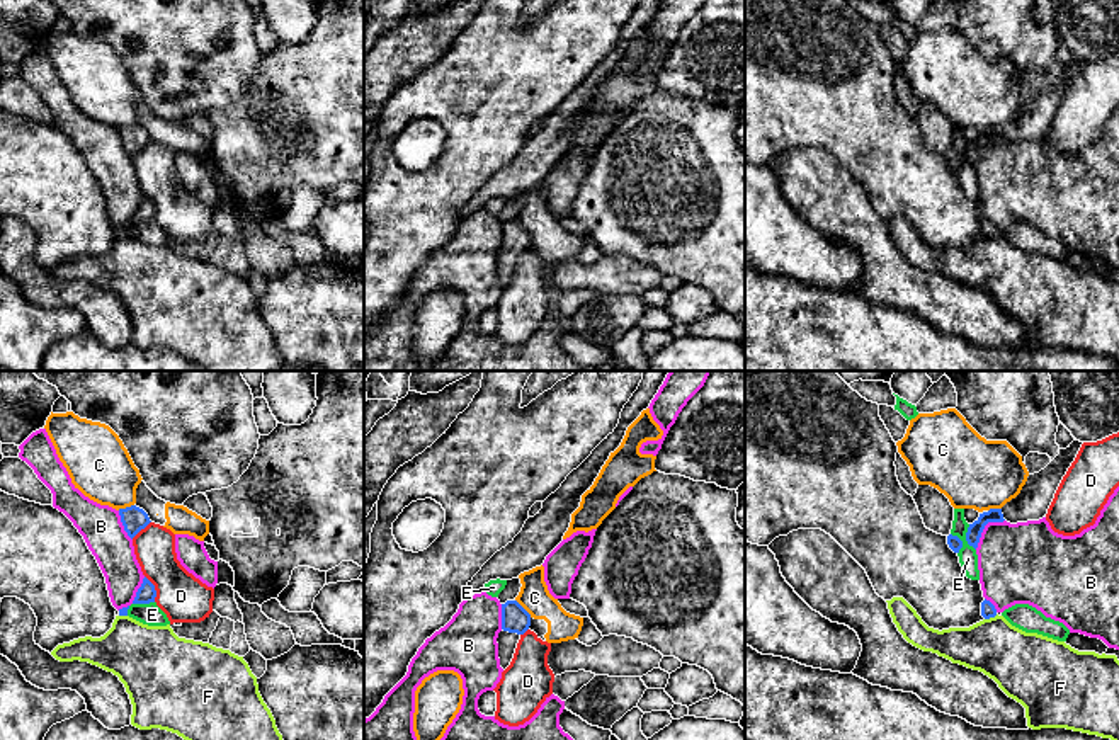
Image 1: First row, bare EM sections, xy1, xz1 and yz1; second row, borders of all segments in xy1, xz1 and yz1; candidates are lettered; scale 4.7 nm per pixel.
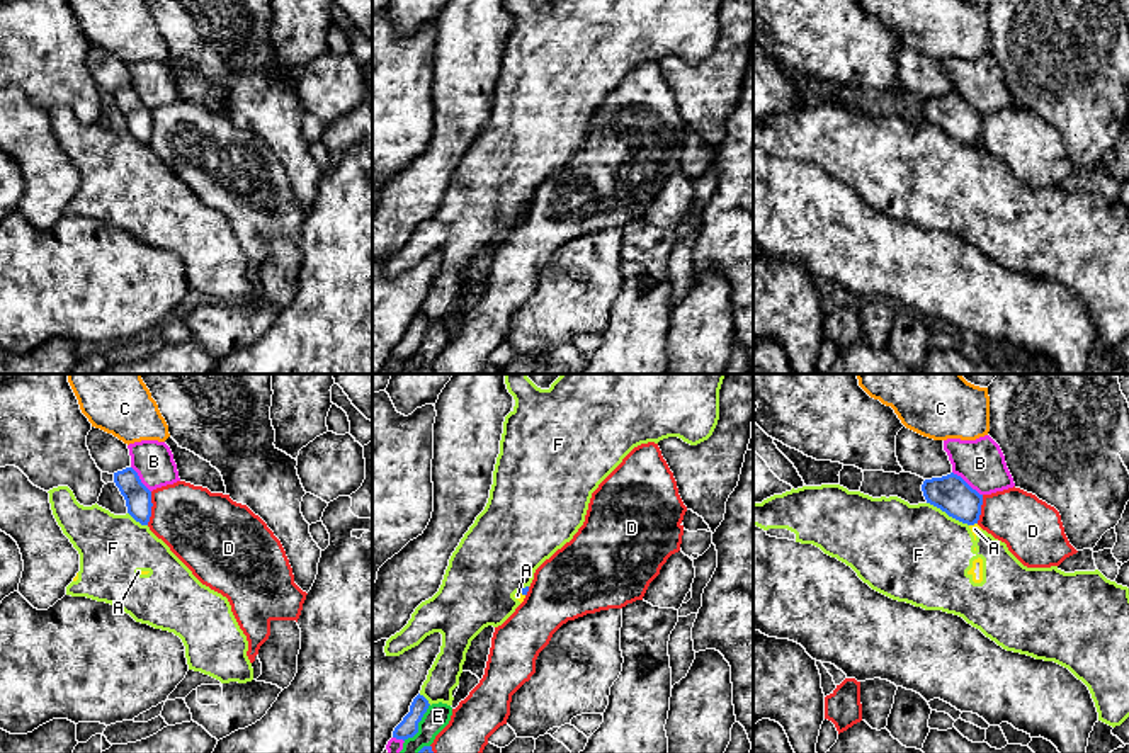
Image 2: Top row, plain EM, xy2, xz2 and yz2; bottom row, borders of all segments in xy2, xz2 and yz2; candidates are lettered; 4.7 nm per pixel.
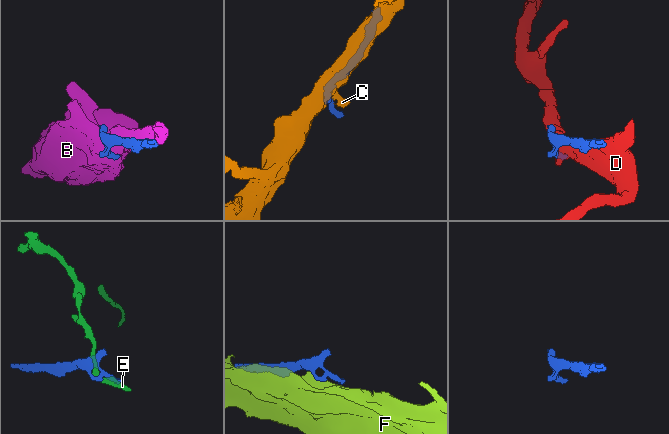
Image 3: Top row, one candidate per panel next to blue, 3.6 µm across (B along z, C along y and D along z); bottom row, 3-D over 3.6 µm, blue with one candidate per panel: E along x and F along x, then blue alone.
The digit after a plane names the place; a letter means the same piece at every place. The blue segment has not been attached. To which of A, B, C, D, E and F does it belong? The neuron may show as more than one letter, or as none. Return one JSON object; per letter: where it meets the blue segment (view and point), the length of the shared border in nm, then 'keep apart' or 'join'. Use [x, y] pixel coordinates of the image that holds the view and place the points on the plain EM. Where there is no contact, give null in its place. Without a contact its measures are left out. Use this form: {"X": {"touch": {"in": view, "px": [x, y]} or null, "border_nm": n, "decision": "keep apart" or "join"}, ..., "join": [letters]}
{"A": {"touch": {"in": "yz2", "px": [973, 143]}, "border_nm": 40, "decision": "keep apart"}, "B": {"touch": {"in": "yz1", "px": [983, 147]}, "border_nm": 200, "decision": "keep apart"}, "C": {"touch": {"in": "xz1", "px": [522, 227]}, "border_nm": 120, "decision": "keep apart"}, "D": {"touch": {"in": "xy2", "px": [150, 128]}, "border_nm": 160, "decision": "keep apart"}, "E": {"touch": {"in": "yz1", "px": [966, 159]}, "border_nm": 160, "decision": "keep apart"}, "F": {"touch": {"in": "yz2", "px": [947, 133]}, "border_nm": 240, "decision": "keep apart"}, "join": []}

